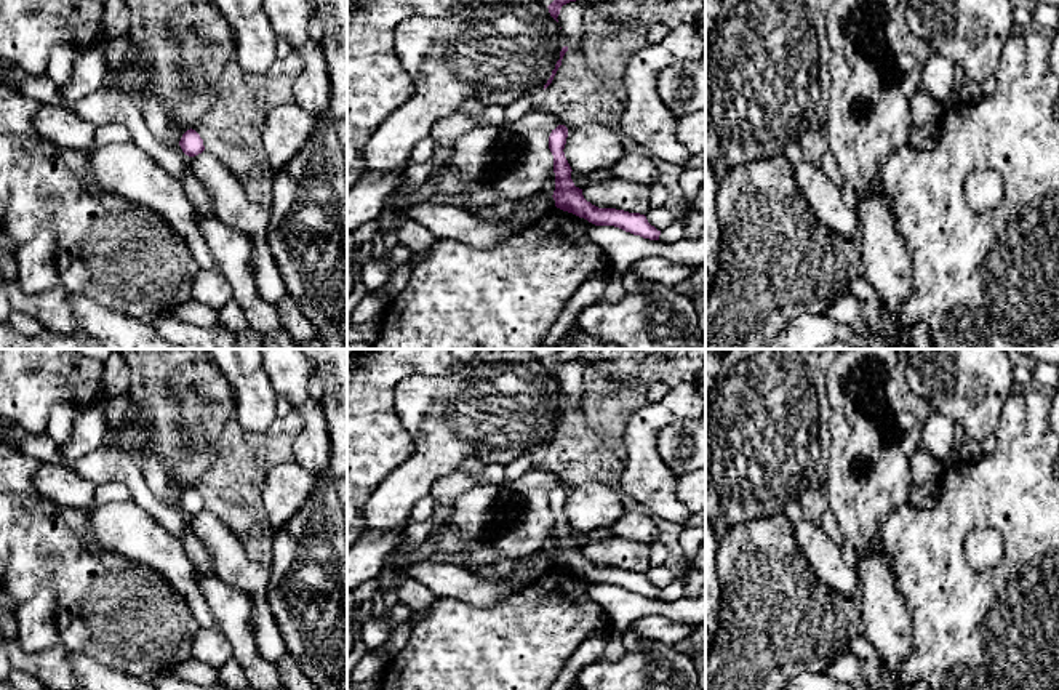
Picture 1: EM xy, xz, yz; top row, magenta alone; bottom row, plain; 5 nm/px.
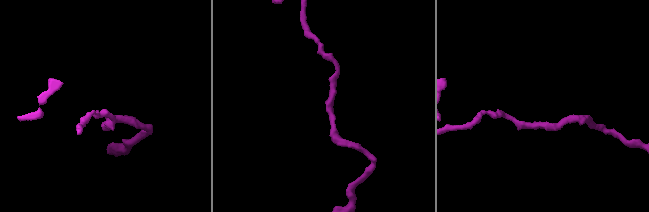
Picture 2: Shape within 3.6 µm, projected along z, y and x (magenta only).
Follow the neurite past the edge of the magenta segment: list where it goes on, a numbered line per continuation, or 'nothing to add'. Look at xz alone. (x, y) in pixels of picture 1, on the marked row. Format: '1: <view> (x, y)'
nothing to add

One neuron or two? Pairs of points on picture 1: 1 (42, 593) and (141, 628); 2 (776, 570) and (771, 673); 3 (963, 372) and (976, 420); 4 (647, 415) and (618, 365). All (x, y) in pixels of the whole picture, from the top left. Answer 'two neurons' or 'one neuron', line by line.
1: two neurons
2: one neuron
3: one neuron
4: two neurons

